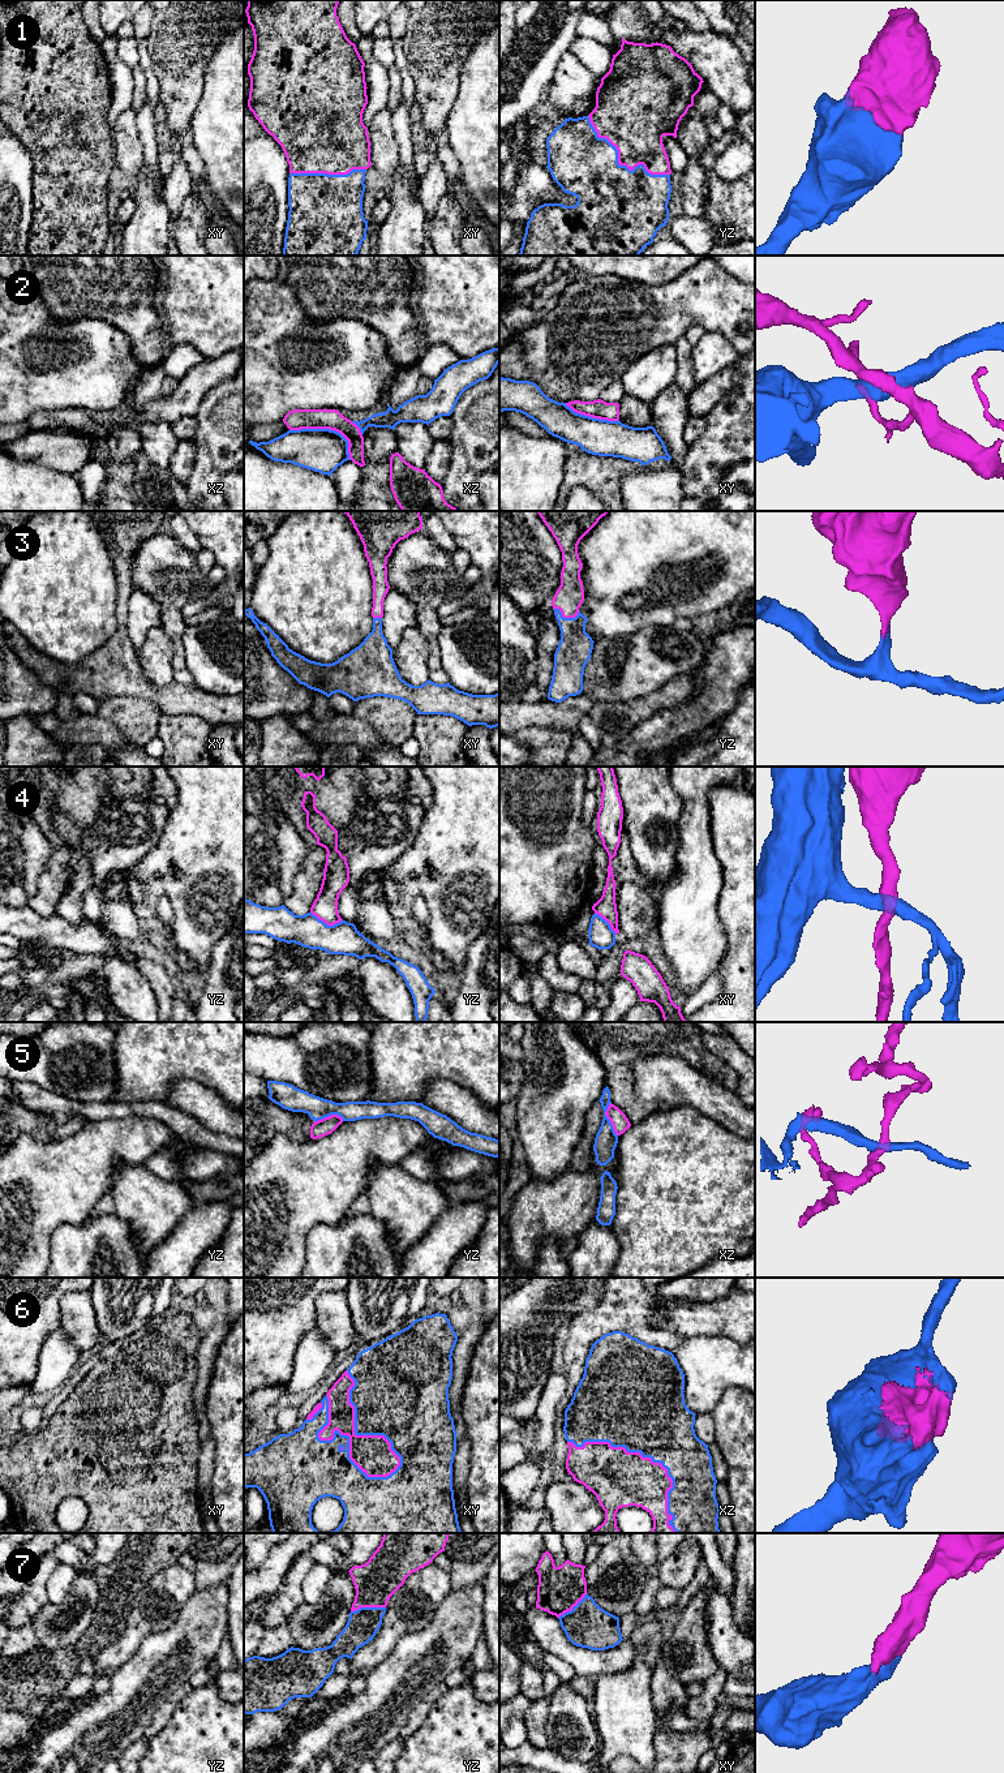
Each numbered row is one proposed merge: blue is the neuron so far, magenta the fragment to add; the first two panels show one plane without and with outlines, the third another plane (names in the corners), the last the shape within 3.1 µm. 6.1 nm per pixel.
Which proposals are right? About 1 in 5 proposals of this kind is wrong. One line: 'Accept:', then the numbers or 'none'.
Accept: 1, 3, 6, 7

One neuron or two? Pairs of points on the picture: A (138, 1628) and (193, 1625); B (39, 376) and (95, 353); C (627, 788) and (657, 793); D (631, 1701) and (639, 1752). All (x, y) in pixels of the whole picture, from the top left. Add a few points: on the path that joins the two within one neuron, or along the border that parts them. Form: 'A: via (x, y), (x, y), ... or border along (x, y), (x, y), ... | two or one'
A: border along (187, 1600), (170, 1626), (149, 1634), (142, 1640) | two
B: via (54, 365), (81, 364) | one
C: via (635, 788), (643, 788), (649, 793) | one
D: via (631, 1714), (631, 1734), (635, 1739) | one

